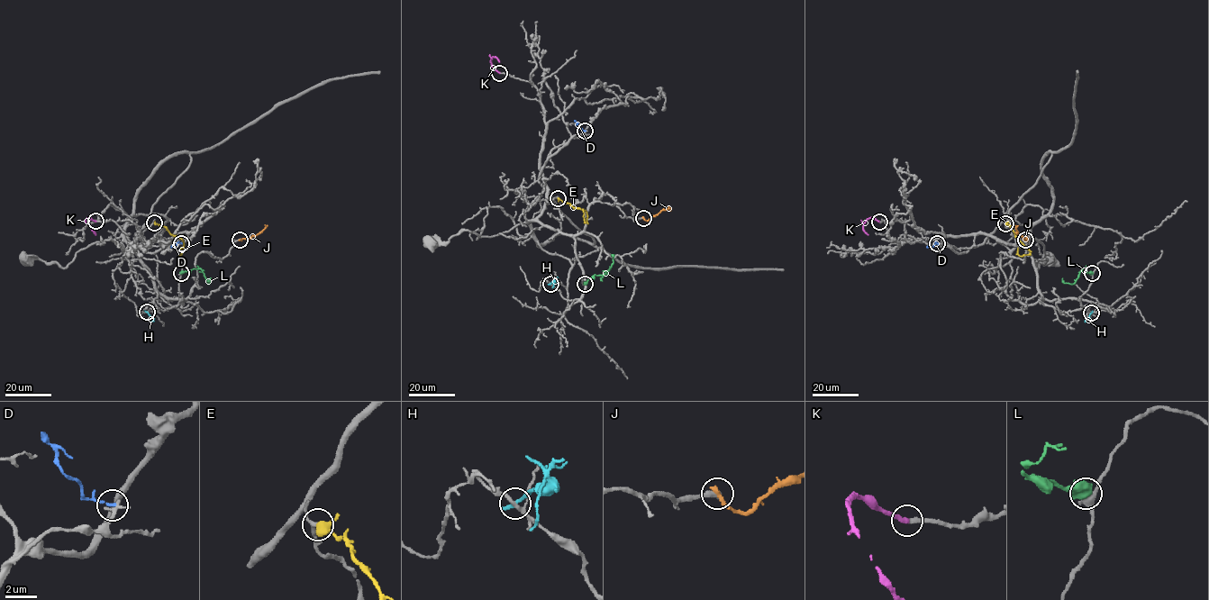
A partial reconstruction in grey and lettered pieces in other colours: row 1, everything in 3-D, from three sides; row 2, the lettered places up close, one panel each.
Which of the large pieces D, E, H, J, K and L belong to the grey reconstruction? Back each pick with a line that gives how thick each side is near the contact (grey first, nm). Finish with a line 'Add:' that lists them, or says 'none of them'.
E: Thickness 180 nm (grey) against 400 nm
K: Thickness 280 nm (grey) against 280 nm
Add: E, K

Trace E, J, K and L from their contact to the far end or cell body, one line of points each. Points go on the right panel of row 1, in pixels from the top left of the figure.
E: (1005, 222), (1030, 253), (1020, 256), (1018, 248)
J: (1025, 240), (1028, 239), (1020, 235), (1013, 225)
K: (879, 221), (873, 218), (867, 220), (863, 230), (868, 235)
L: (1091, 273), (1083, 269), (1073, 284), (1064, 283), (1062, 278)

